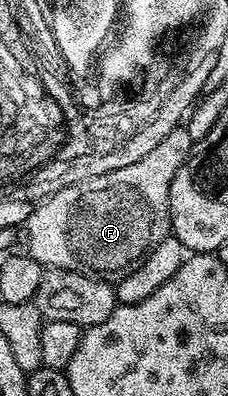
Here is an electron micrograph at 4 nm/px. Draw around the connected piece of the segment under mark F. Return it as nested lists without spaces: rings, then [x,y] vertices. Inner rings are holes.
[[[175,127],[149,154],[132,162],[131,166],[113,169],[109,173],[79,181],[78,184],[61,187],[57,192],[34,203],[33,213],[23,220],[24,251],[46,269],[62,268],[68,272],[82,272],[85,276],[98,278],[117,278],[132,272],[155,246],[159,246],[159,242],[163,242],[163,238],[171,235],[169,183],[171,178],[175,178],[175,170],[179,170],[179,166],[183,166],[189,157],[194,143],[188,127]]]

